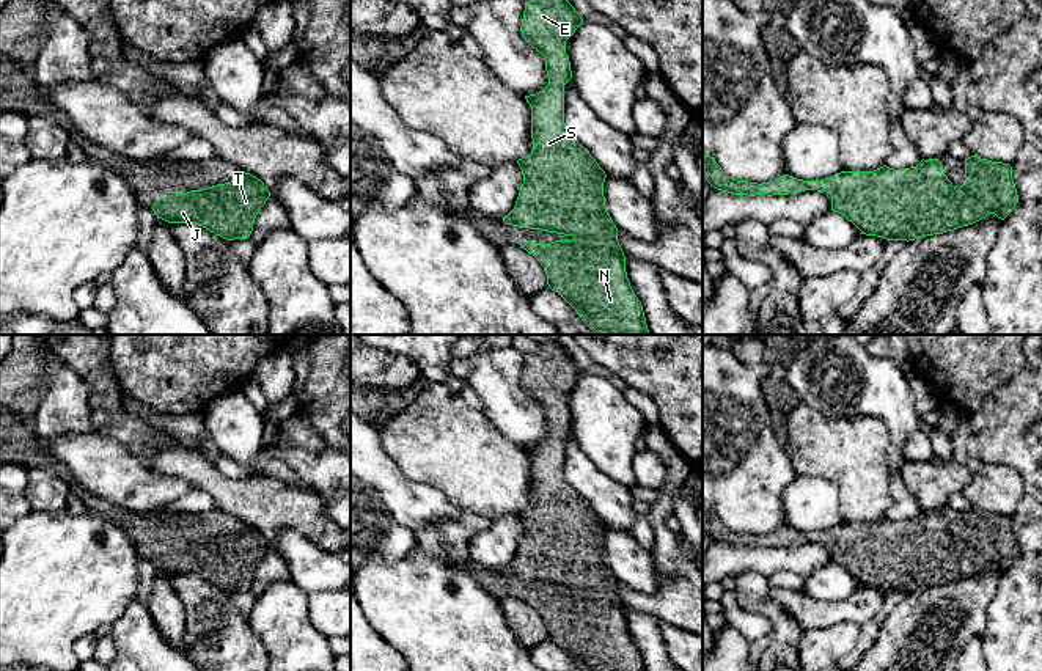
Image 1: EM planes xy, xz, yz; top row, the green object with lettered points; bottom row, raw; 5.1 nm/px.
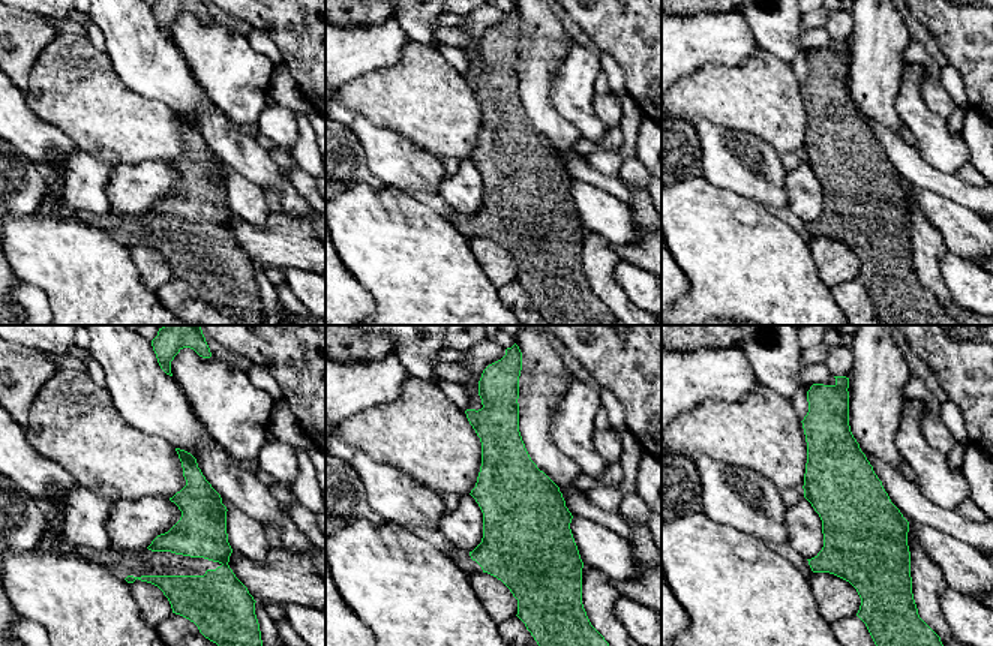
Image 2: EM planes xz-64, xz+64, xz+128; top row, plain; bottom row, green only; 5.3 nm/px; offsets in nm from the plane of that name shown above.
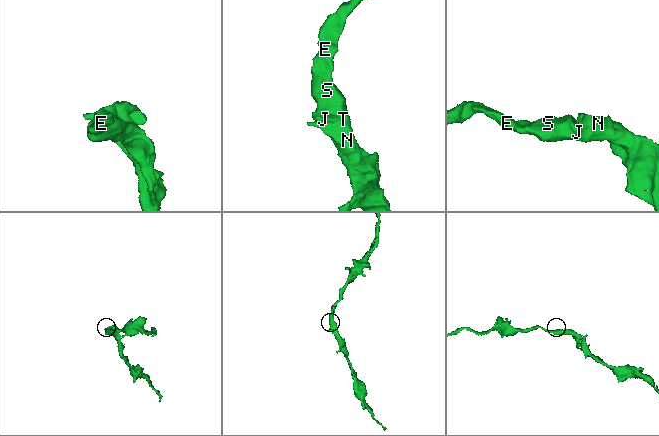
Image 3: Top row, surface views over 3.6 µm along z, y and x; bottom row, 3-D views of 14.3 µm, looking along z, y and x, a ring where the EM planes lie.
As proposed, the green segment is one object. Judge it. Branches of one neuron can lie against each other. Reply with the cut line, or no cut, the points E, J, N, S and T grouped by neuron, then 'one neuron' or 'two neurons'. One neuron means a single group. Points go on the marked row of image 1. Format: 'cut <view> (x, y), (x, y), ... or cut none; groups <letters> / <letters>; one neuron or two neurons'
cut none; groups E J N S T; one neuron

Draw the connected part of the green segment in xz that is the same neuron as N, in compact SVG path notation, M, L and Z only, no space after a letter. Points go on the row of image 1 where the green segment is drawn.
M567 0L525 2L520 31L544 57L549 85L536 94L525 96L531 107L533 151L517 160L523 184L514 209L503 217L503 223L574 237L552 244L528 240L520 248L541 262L549 288L558 292L596 335L651 335L643 305L627 278L626 256L618 242L619 231L607 212L607 174L564 124L564 85L572 79L566 41L582 24L582 16Z

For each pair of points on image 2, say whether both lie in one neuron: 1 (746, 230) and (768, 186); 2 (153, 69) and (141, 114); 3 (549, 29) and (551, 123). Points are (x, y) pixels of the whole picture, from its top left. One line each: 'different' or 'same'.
1: different
2: different
3: same

